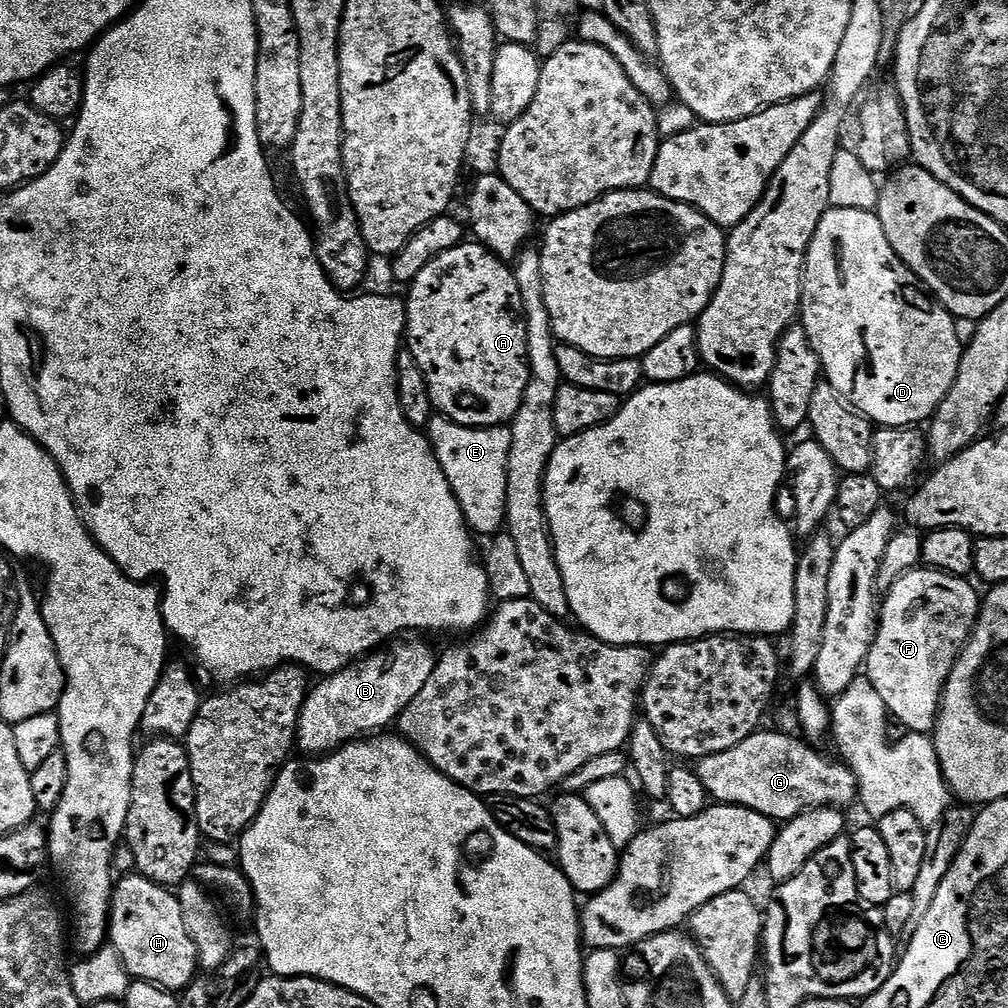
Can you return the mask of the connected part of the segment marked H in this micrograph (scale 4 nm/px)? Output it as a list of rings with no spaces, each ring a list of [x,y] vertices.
[[[131,874],[124,881],[115,885],[112,893],[112,907],[108,914],[108,935],[110,944],[113,944],[115,955],[119,956],[124,964],[124,971],[133,981],[148,980],[160,988],[173,994],[183,993],[184,989],[197,979],[198,950],[186,930],[186,922],[182,914],[179,899],[169,889],[161,884],[155,884],[139,874]]]

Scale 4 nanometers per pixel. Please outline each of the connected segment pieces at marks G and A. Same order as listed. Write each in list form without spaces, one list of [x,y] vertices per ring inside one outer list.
[[[757,730],[747,736],[738,746],[722,750],[722,754],[710,754],[695,761],[694,771],[706,786],[709,797],[717,804],[737,804],[769,816],[773,822],[787,822],[810,808],[847,809],[847,804],[855,805],[858,800],[856,776],[851,768],[839,759],[827,760],[815,752],[813,745],[799,735],[787,736],[784,732],[764,732]]]
[[[461,242],[429,262],[407,292],[406,348],[422,366],[433,409],[467,428],[511,425],[528,385],[528,339],[515,271],[484,245]]]

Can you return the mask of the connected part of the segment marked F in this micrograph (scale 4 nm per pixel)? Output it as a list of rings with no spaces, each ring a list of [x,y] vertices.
[[[921,566],[883,593],[866,675],[901,729],[928,734],[936,727],[944,687],[980,614],[981,593],[976,593],[975,583],[968,583],[972,582]]]

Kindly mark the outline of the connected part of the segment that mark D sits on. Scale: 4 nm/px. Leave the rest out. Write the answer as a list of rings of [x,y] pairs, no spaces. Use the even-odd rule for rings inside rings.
[[[829,207],[828,212],[822,214],[822,222],[818,222],[818,230],[814,230],[814,238],[808,247],[808,256],[804,259],[802,327],[810,338],[812,348],[818,354],[823,379],[832,384],[834,390],[838,390],[838,394],[842,394],[842,398],[846,398],[846,402],[850,402],[850,406],[862,413],[866,419],[871,420],[873,425],[900,429],[911,429],[913,426],[920,426],[920,423],[923,425],[931,421],[942,398],[946,398],[946,394],[950,394],[950,386],[954,386],[962,351],[955,329],[955,319],[931,292],[922,287],[919,278],[904,265],[894,246],[890,246],[886,238],[886,230],[875,211]]]

